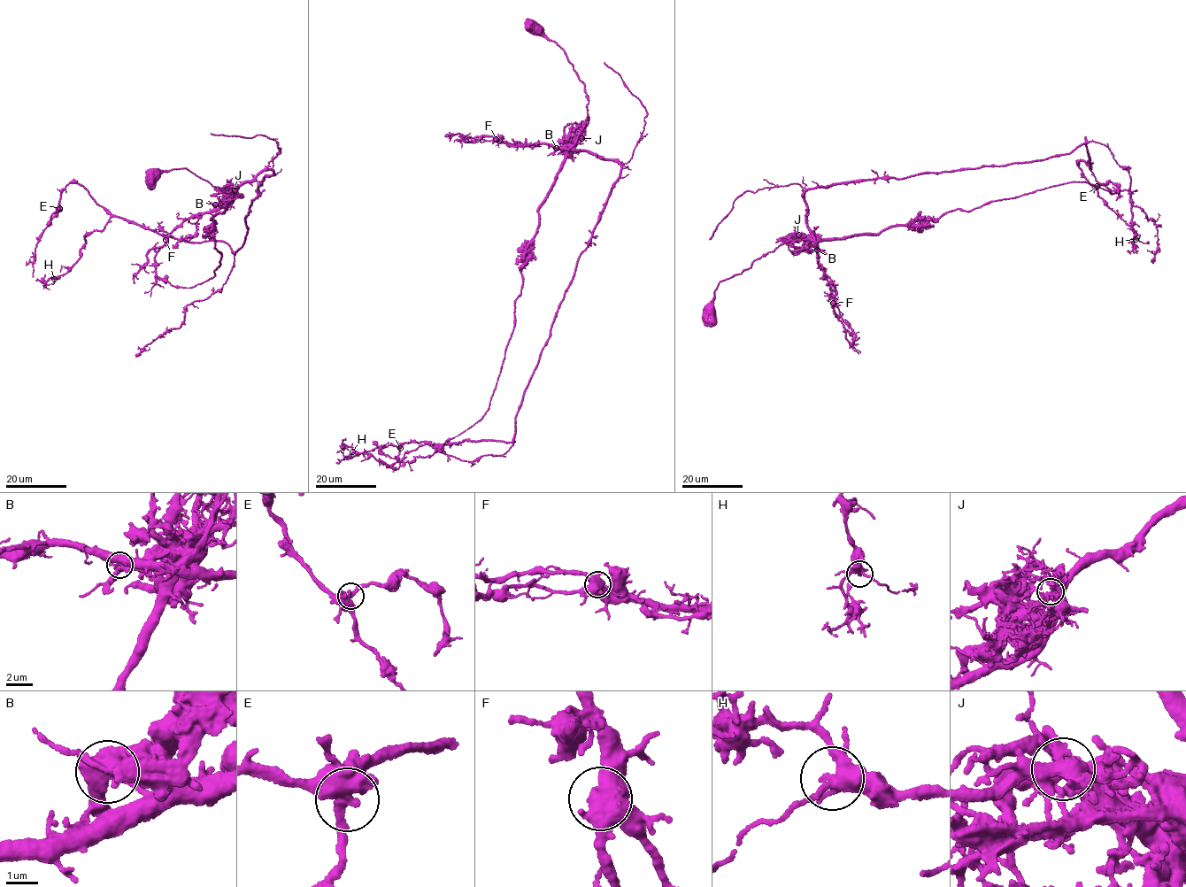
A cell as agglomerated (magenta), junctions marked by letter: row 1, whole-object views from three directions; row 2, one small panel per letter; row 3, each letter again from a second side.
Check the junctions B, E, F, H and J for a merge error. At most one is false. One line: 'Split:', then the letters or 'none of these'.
Split: B

